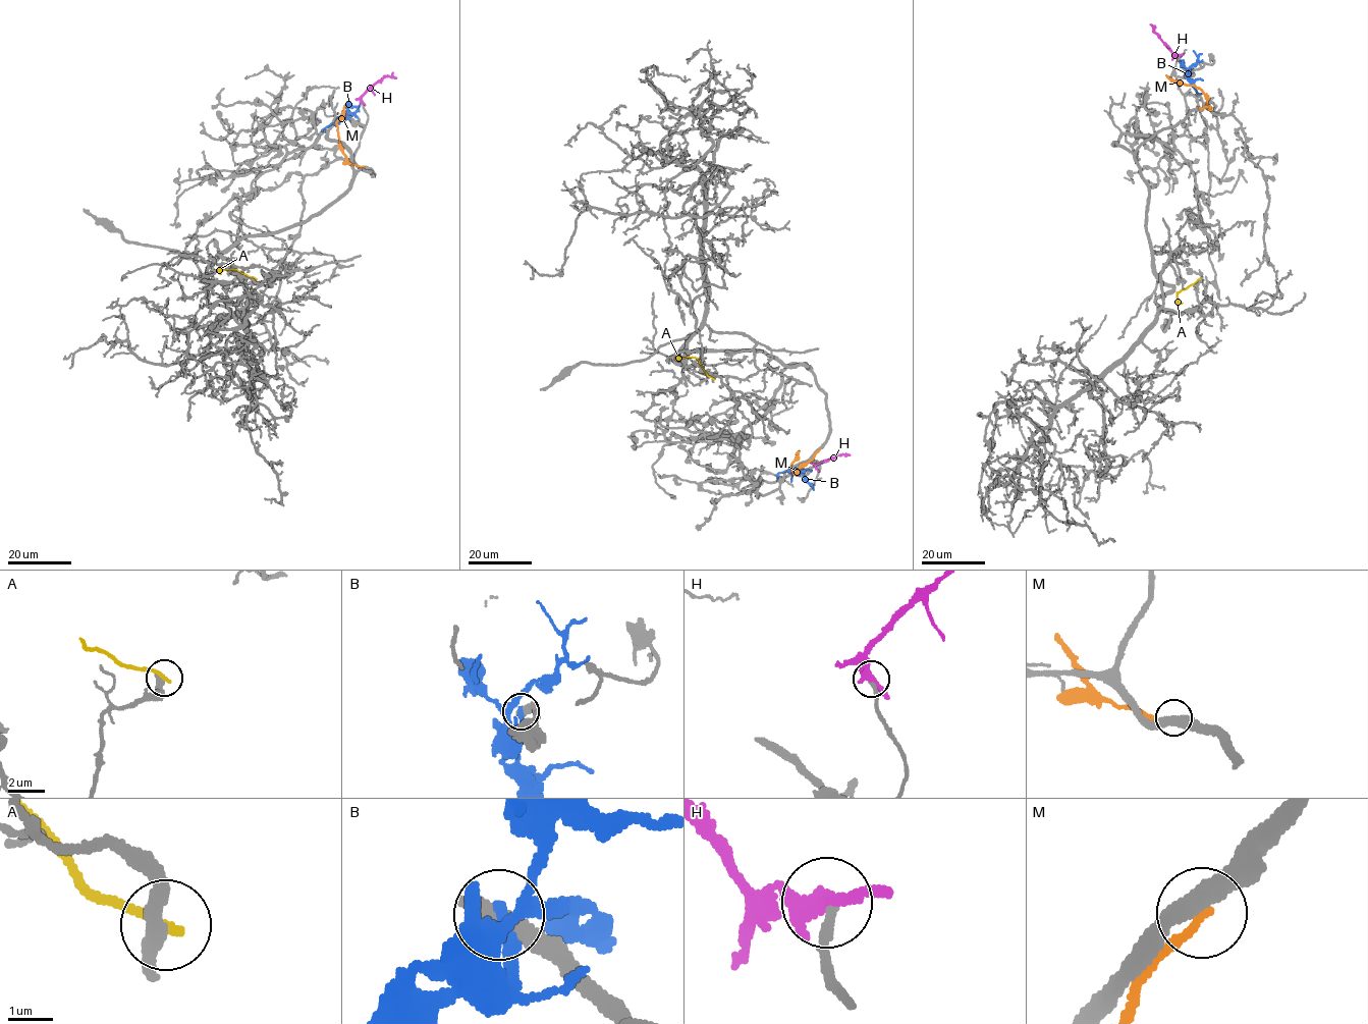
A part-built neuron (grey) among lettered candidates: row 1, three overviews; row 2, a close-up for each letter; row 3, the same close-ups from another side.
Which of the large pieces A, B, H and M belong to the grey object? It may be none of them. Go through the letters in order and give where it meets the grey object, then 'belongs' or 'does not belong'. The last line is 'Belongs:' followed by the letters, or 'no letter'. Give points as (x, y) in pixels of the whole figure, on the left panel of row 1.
A: (255, 278) | does not belong
B: (344, 113) | does not belong
H: (362, 102) | does not belong
M: (363, 166) | does not belong
Belongs: no letter

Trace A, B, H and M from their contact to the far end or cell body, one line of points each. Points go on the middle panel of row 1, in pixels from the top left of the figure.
A: (714, 378), (694, 357), (678, 360)
B: (799, 475), (798, 472), (784, 471), (777, 474), (777, 479)
H: (816, 468), (815, 464), (836, 455), (850, 455)
M: (819, 449), (795, 473), (790, 464), (799, 450)

